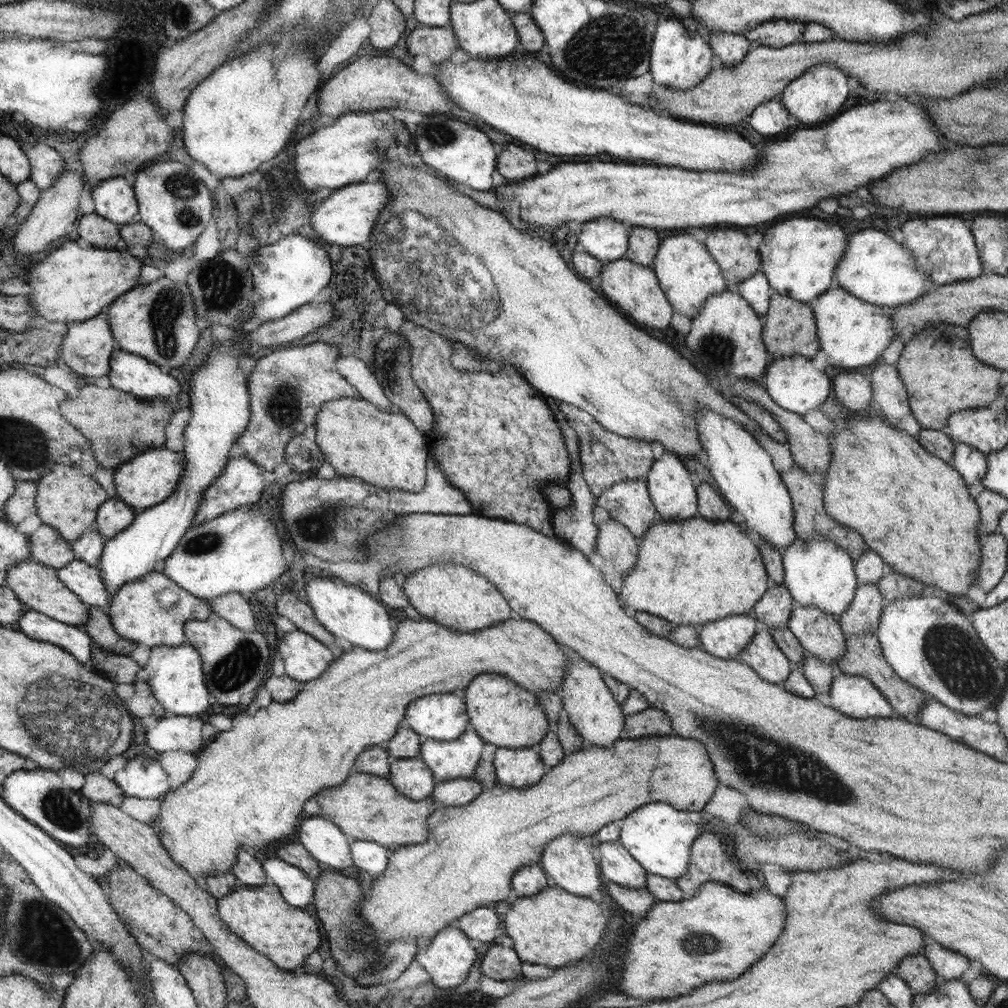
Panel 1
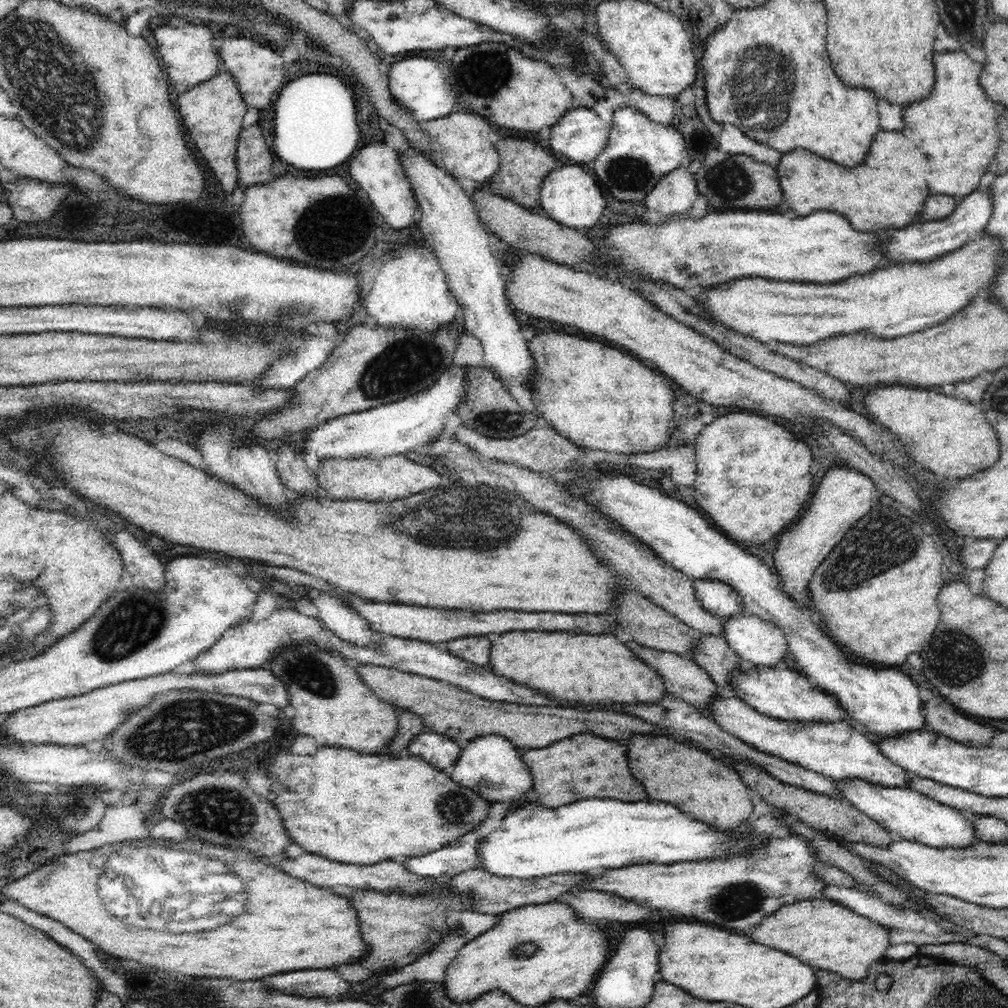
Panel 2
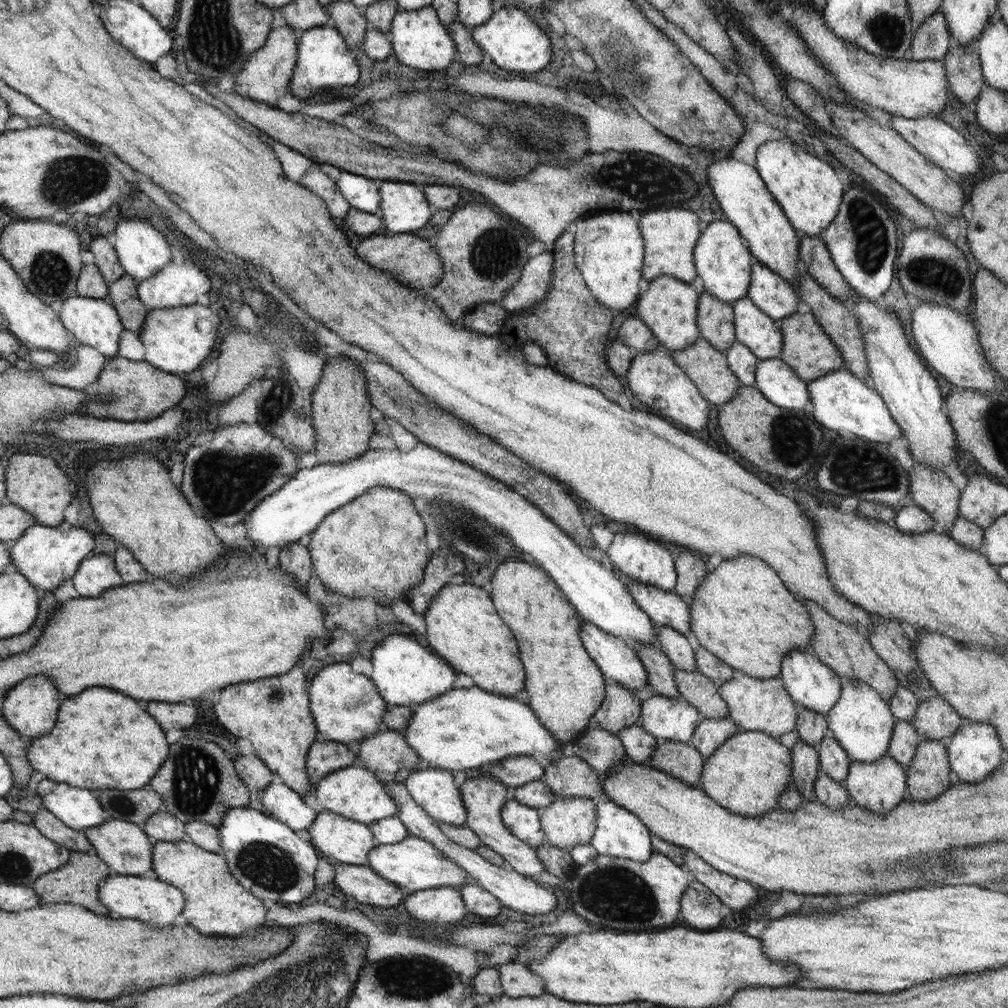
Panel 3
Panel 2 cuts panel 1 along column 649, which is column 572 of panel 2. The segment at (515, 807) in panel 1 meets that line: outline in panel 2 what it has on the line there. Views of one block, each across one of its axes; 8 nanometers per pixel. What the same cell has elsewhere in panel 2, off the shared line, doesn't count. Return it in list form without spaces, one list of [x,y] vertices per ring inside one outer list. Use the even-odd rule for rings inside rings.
[[[578,734],[566,738],[566,742],[556,742],[554,746],[528,749],[520,756],[532,774],[537,800],[546,808],[558,808],[590,798],[618,798],[624,802],[646,799],[646,789],[636,782],[636,778],[630,774],[630,768],[626,766],[626,758],[622,758],[620,742]]]

